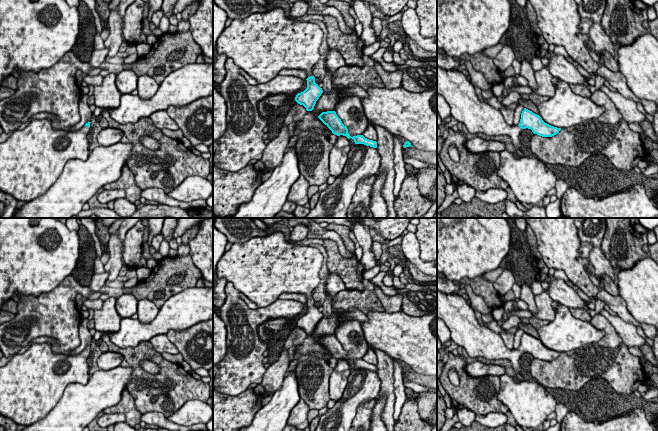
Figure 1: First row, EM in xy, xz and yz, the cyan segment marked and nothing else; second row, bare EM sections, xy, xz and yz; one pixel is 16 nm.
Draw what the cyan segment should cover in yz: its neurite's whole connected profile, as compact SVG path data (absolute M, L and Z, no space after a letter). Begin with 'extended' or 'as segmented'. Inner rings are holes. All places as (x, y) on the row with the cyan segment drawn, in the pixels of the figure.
extended; M437 66L437 93L449 104L451 116L463 123L471 134L509 136L515 149L513 155L517 159L526 156L519 139L523 129L531 129L534 134L542 137L552 137L561 130L545 123L539 115L526 108L517 126L508 125L500 110L481 102L472 83L463 72L457 70L445 70Z

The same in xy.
extended; M48 118L34 119L24 129L16 130L5 142L0 143L0 191L18 201L29 202L45 194L57 181L68 160L87 160L90 123L80 130L55 130Z

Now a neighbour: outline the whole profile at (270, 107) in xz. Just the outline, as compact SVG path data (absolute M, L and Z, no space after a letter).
M285 94L270 96L258 103L258 110L262 117L268 118L271 122L276 117L281 116L281 107L289 102L291 102L293 106L296 102L295 97L290 97Z

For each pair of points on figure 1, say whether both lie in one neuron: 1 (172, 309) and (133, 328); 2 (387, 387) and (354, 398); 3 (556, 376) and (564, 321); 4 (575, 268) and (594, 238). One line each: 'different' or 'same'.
1: same
2: different
3: different
4: different

